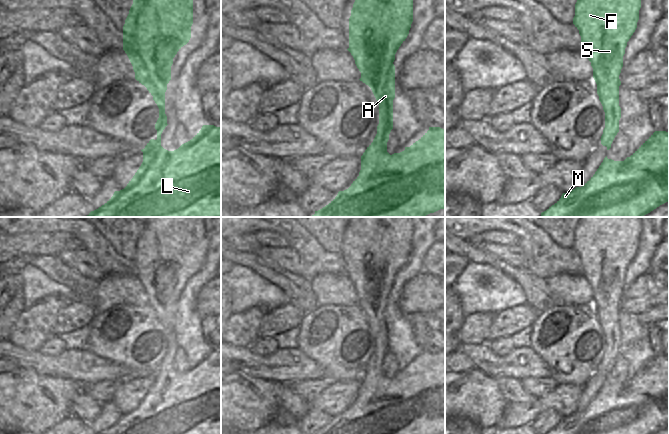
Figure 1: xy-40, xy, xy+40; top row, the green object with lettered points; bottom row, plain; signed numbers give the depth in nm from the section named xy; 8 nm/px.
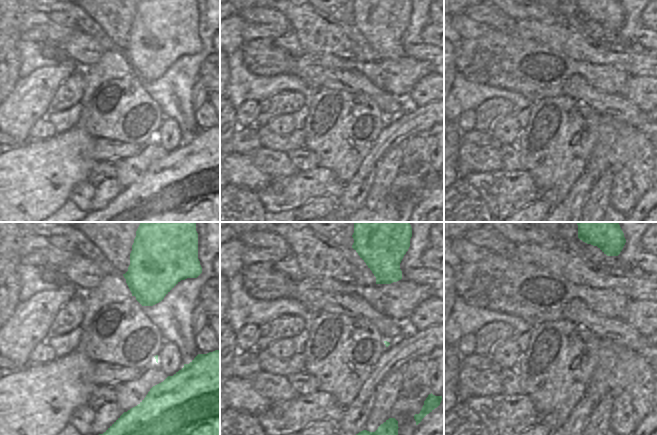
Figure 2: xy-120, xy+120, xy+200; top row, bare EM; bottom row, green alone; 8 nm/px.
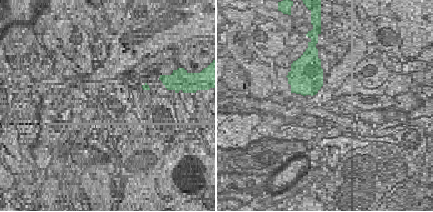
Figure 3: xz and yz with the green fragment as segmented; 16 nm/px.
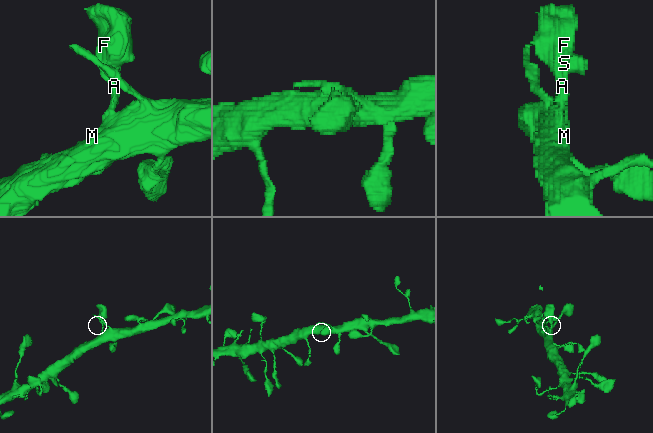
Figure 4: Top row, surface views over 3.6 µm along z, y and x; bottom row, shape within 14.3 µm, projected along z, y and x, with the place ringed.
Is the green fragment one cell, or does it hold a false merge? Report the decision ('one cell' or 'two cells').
one cell

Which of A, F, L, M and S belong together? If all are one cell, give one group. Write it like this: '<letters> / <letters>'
A F L M S

